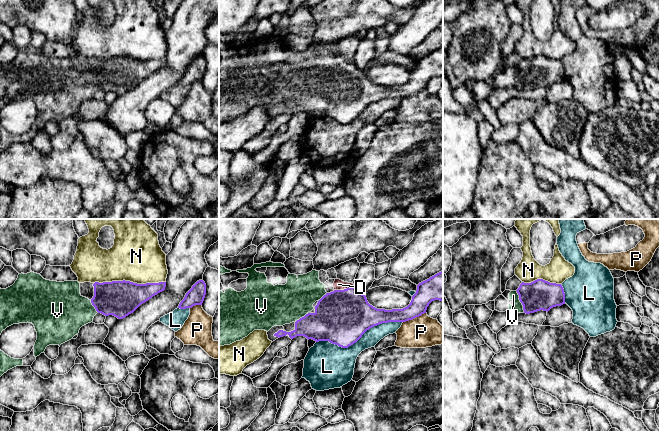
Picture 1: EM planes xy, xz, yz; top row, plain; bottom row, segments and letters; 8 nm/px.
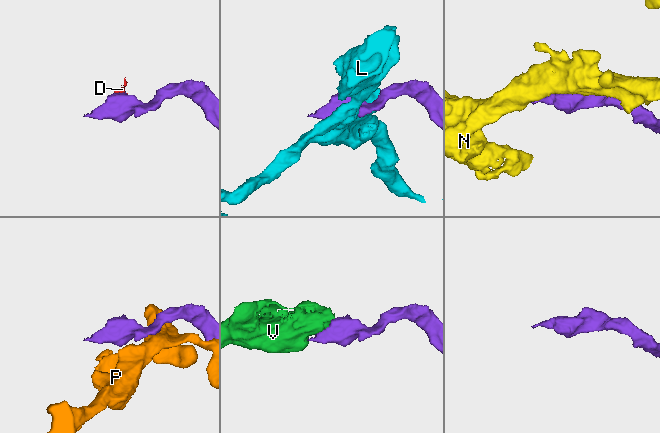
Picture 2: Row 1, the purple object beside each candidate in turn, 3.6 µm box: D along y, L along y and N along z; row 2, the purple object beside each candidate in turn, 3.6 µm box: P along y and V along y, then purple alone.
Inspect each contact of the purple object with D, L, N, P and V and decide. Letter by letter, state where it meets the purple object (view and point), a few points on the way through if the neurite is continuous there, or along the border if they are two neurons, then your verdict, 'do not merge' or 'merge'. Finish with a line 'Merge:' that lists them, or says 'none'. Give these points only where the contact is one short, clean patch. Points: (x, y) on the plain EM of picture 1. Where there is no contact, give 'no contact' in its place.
D: contact xz (344, 65); way xz (341, 93), (344, 84), (344, 65), (338, 60); merge
L: contact xz (359, 114); do not merge
N: contact xy (129, 57); do not merge
P: contact xz (414, 93); do not merge
V: contact yz (520, 77); way yz (538, 71), (520, 77), (513, 71); merge
Merge: D, V

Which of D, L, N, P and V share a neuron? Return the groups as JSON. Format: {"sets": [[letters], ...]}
{"sets": [["D", "V"], ["L"], ["N"], ["P"]]}

